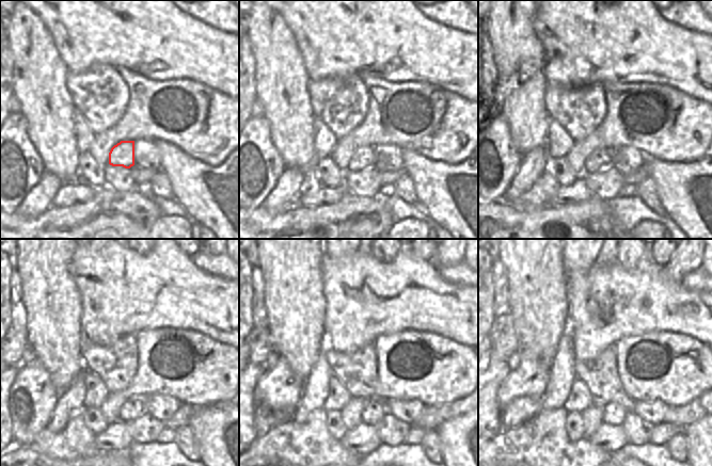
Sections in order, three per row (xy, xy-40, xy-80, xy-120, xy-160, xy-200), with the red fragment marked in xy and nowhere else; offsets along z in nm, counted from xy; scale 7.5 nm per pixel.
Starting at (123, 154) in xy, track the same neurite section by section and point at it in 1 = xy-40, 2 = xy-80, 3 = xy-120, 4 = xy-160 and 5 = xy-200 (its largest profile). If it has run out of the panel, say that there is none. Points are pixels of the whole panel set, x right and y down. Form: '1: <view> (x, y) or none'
1: xy-40 (363, 158)
2: xy-80 (600, 159)
3: xy-120 (135, 407)
4: xy-160 (374, 411)
5: xy-200 (613, 414)

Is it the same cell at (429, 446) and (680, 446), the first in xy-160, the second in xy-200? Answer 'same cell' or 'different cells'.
same cell

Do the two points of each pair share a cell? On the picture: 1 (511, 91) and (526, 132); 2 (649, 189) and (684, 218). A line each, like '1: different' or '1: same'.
1: same
2: different

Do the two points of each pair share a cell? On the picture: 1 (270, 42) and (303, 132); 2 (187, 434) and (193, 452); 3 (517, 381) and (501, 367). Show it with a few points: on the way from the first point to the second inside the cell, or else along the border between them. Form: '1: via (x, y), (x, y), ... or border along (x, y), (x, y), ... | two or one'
1: via (279, 64), (282, 77), (282, 95), (288, 110) | one
2: via (187, 438), (187, 445), (190, 448) | one
3: border along (510, 371), (500, 385), (496, 395) | two

